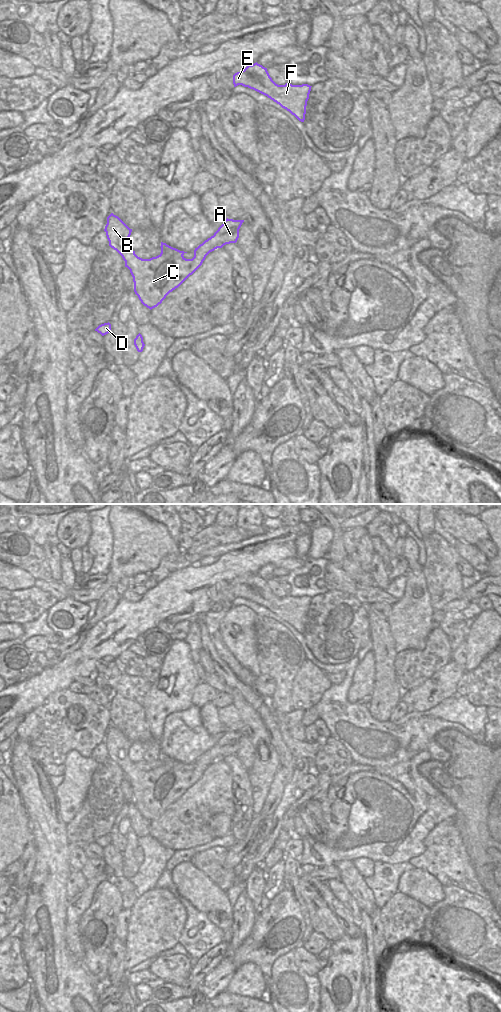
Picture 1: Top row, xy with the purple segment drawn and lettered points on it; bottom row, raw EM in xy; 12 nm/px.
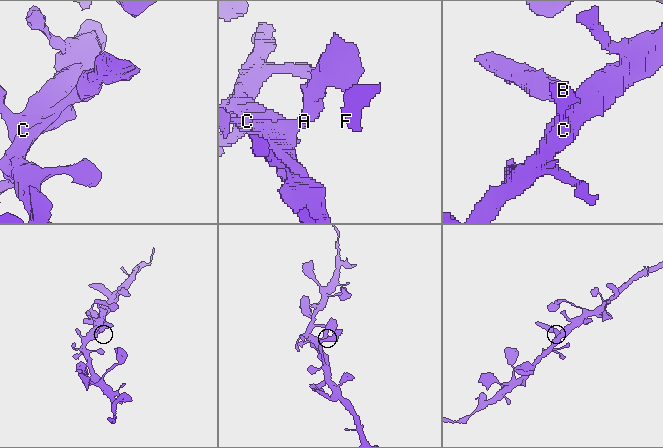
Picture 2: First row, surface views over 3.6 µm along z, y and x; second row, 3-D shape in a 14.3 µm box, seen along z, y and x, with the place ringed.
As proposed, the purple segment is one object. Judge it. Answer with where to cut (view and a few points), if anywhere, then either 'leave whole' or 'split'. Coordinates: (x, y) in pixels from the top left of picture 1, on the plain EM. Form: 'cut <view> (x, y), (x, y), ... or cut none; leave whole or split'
cut none; leave whole

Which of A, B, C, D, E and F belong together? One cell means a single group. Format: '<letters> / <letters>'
A B C D E F

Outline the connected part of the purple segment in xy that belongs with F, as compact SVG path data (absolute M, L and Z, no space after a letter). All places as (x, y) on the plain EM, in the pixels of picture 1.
M257 574L248 577L244 582L233 587L234 599L242 597L253 601L289 623L299 633L304 634L307 613L311 599L308 596L276 596L270 589L267 580Z

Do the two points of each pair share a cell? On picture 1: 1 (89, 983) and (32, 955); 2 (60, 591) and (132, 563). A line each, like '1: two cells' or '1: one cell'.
1: one cell
2: one cell

